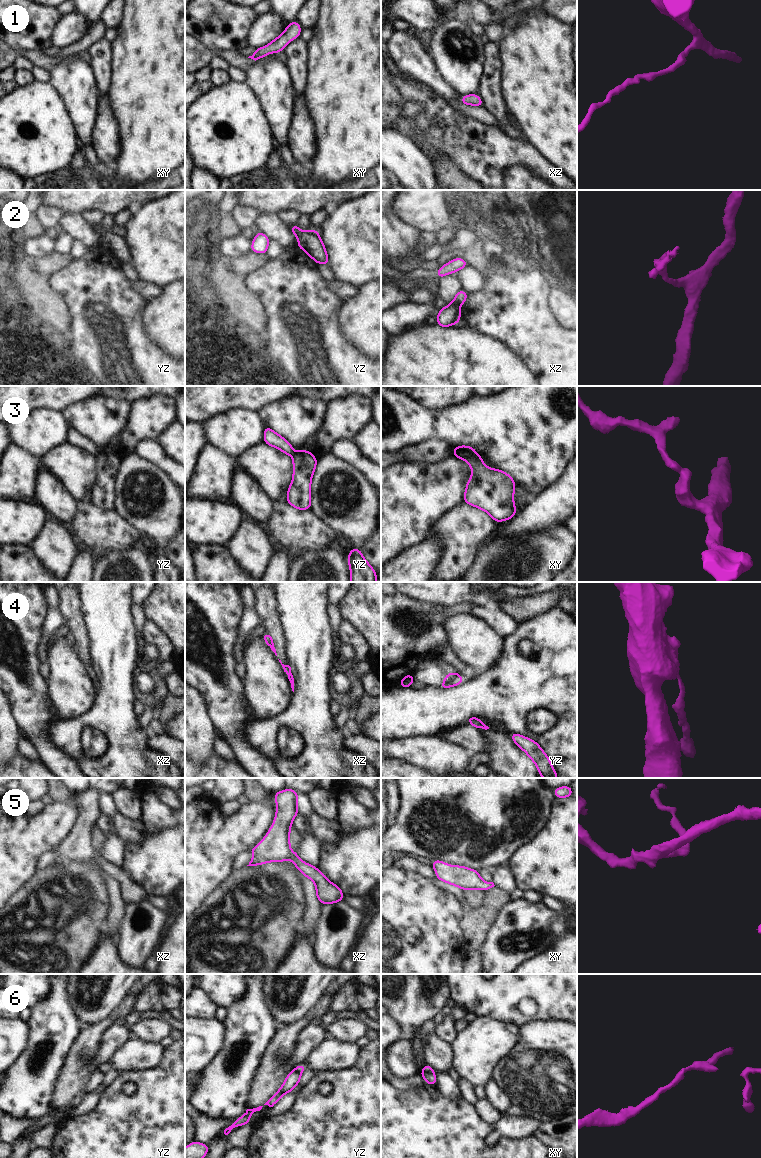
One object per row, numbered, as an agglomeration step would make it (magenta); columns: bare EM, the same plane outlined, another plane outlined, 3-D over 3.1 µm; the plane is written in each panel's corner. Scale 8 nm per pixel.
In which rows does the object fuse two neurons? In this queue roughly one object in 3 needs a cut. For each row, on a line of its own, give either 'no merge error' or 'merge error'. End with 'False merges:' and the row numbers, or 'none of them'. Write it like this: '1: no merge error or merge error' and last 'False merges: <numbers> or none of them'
1: no merge error
2: merge error
3: merge error
4: no merge error
5: no merge error
6: merge error
False merges: 2, 3, 6

